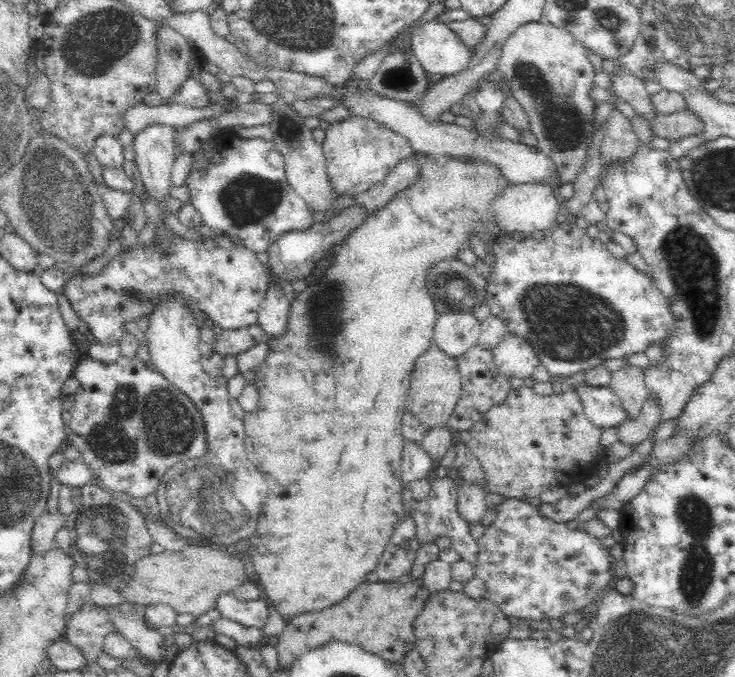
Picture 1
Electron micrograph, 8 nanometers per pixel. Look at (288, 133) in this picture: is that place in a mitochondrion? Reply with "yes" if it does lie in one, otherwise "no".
yes

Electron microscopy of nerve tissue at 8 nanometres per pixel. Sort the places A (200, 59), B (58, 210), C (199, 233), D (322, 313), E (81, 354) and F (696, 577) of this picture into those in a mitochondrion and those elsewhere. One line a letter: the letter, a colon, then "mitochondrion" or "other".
A: other
B: mitochondrion
C: other
D: mitochondrion
E: other
F: mitochondrion

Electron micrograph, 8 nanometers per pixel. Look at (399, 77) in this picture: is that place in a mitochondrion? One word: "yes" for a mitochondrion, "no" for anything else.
yes

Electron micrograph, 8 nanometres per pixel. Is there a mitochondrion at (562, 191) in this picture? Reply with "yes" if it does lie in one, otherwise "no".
no

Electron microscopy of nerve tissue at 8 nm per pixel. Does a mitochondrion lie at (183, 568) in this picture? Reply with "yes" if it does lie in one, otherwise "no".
no

